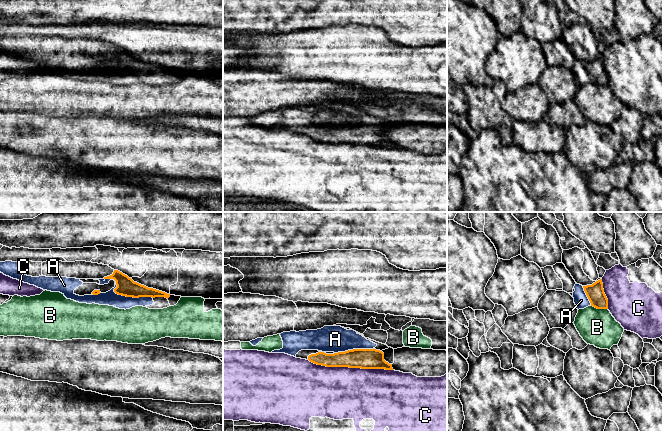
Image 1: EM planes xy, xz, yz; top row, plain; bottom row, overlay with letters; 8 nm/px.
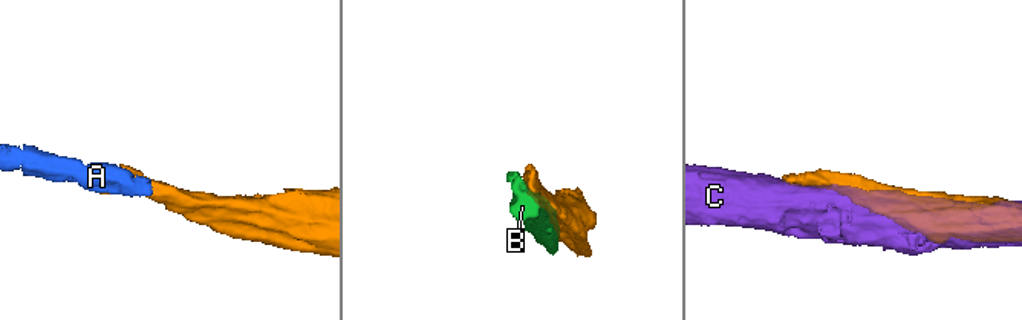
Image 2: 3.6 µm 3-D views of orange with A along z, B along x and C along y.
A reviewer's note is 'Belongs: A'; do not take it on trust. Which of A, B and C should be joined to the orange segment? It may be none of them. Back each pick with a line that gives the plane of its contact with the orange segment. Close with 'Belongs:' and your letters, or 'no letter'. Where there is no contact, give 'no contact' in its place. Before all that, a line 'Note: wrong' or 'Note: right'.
Note: right
A: xy
Belongs: A

